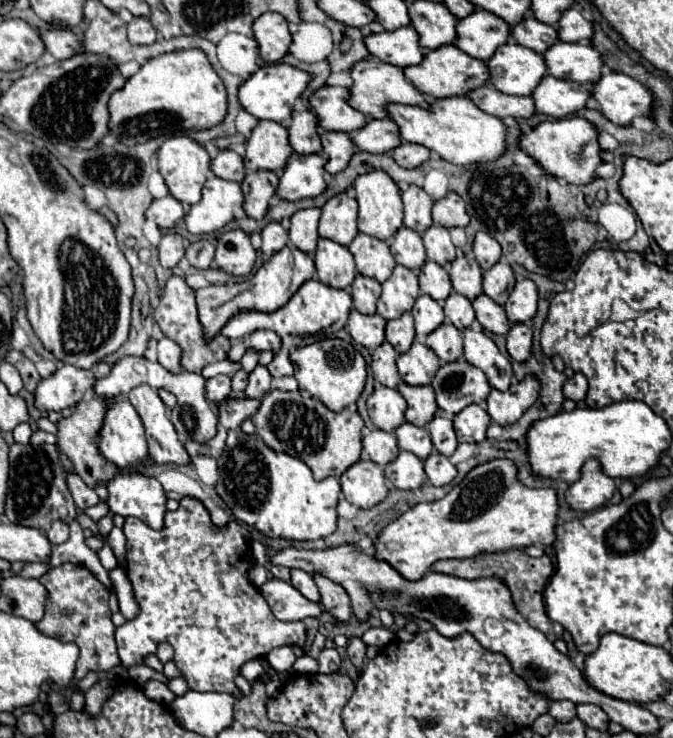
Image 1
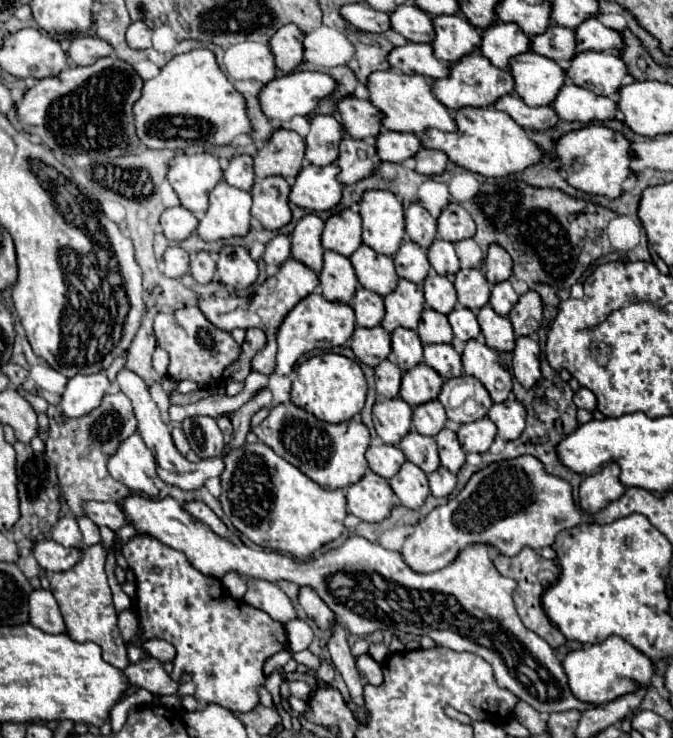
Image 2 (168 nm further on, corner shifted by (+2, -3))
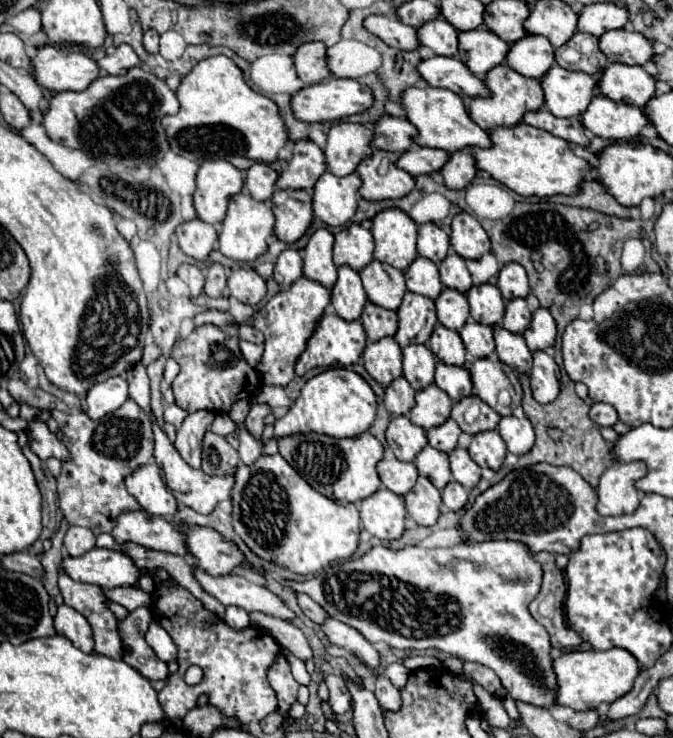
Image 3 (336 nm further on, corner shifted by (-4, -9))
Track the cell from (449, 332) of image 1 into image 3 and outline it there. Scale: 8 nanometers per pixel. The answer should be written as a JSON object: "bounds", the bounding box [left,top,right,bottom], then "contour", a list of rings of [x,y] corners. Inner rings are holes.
{"bounds":[436,362,472,402],"contour":[[[442,362],[436,364],[436,386],[444,390],[454,402],[472,396],[472,380],[466,368],[458,366],[444,366]]]}

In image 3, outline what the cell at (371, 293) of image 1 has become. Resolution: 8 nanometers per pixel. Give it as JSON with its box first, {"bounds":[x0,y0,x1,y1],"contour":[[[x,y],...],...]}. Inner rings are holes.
{"bounds":[360,302,398,342],"contour":[[[366,302],[366,308],[364,308],[360,320],[368,334],[368,342],[378,342],[380,338],[394,336],[398,330],[396,312],[384,310],[380,306],[372,306],[372,302]]]}

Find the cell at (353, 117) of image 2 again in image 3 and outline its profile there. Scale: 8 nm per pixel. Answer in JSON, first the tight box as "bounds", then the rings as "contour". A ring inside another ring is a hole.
{"bounds":[372,116,418,154],"contour":[[[384,116],[384,118],[380,118],[380,122],[376,122],[372,148],[404,154],[404,152],[412,150],[416,136],[418,136],[418,130],[408,120]]]}

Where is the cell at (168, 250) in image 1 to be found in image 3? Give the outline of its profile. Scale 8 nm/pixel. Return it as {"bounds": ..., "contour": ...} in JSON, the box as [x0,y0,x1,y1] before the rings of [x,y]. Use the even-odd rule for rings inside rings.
{"bounds":[176,264,204,298],"contour":[[[182,264],[176,272],[190,288],[190,294],[196,298],[204,292],[204,274],[198,266],[192,266],[192,264]]]}

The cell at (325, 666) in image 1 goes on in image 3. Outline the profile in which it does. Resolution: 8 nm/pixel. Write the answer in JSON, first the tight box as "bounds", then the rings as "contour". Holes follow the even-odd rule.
{"bounds":[326,676,352,714],"contour":[[[328,676],[326,678],[326,684],[328,684],[328,690],[330,690],[330,708],[334,714],[344,714],[350,710],[352,706],[352,696],[346,688],[346,682],[342,678],[336,678],[336,676]]]}

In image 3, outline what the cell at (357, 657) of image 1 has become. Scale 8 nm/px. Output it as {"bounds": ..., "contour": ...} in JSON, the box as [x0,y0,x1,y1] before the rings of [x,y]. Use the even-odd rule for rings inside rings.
{"bounds":[374,676,402,712],"contour":[[[378,676],[374,694],[376,694],[382,710],[386,710],[386,712],[396,712],[396,710],[400,710],[400,706],[402,706],[400,692],[398,692],[398,688],[396,688],[386,676]]]}

